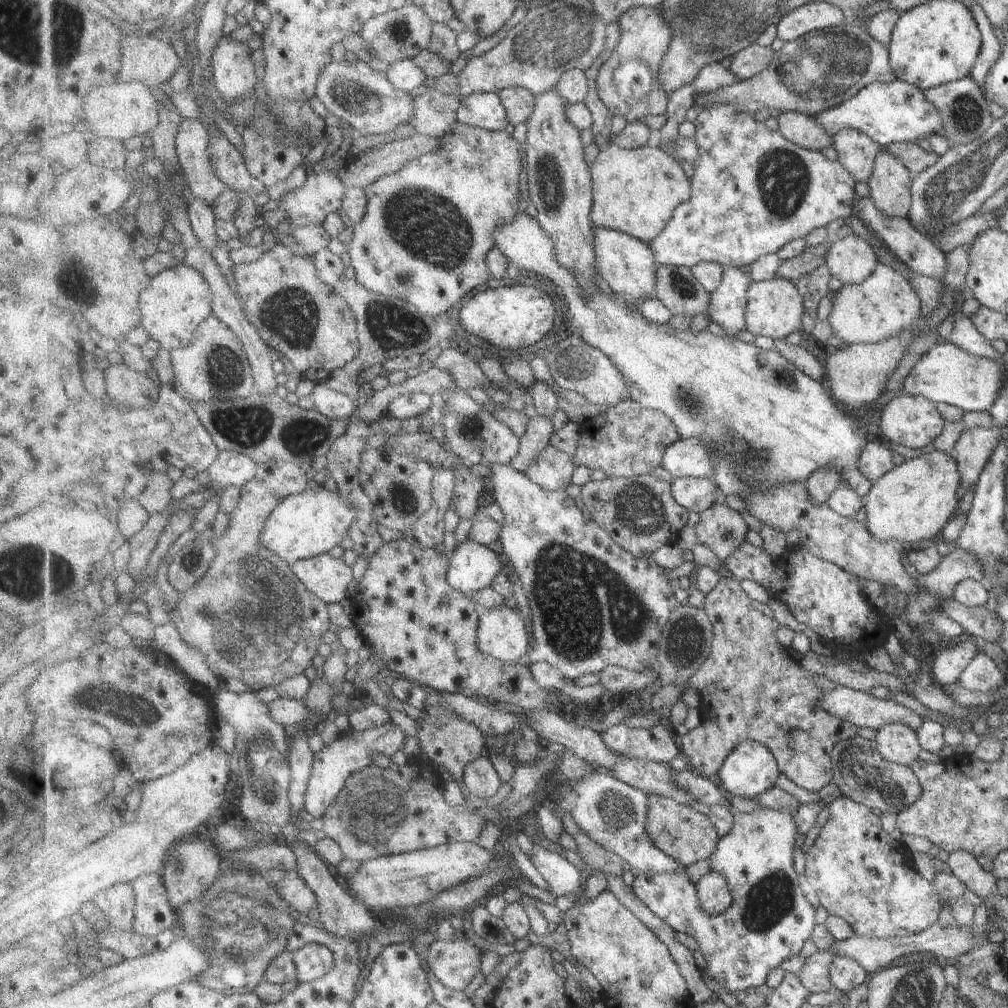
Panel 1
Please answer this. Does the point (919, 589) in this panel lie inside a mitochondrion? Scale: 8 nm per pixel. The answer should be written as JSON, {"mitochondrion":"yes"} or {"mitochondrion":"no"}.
{"mitochondrion":"no"}

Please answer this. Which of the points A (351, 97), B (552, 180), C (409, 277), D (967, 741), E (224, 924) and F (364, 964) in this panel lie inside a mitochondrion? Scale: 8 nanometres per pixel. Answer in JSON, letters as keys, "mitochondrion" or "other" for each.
{"A":"mitochondrion","B":"mitochondrion","C":"mitochondrion","D":"other","E":"mitochondrion","F":"other"}

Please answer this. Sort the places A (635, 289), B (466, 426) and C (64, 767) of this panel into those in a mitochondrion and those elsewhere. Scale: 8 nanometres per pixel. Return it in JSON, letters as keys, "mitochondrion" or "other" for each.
{"A":"other","B":"mitochondrion","C":"other"}

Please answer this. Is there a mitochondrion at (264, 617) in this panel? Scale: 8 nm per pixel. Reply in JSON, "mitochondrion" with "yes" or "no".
{"mitochondrion":"yes"}

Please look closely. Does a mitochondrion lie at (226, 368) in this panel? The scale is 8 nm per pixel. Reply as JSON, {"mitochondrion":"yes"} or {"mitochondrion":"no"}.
{"mitochondrion":"yes"}

